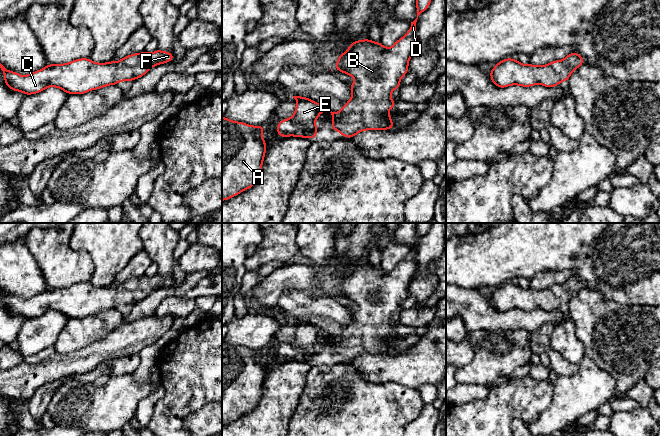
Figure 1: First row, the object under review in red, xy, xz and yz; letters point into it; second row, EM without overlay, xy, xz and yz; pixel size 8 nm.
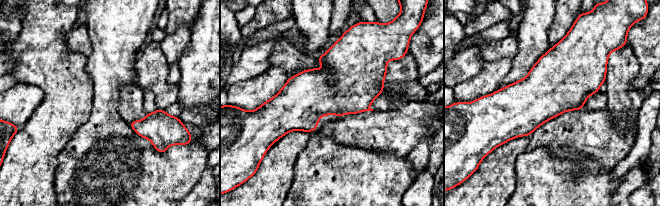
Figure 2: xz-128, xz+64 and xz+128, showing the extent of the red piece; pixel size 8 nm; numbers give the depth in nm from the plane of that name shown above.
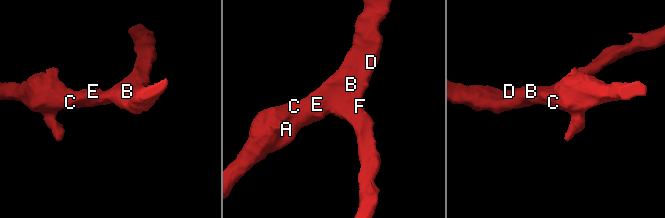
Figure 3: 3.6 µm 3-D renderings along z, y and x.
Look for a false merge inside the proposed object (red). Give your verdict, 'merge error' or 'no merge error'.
no merge error

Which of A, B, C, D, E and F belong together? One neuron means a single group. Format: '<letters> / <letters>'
A B C D E F

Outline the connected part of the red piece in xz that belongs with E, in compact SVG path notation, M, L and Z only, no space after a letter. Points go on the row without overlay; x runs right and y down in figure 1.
M416 223L416 232L417 232L417 242L411 246L411 251L410 251L410 254L405 258L405 260L403 262L400 262L396 265L396 267L390 271L390 272L385 272L384 269L382 267L376 267L376 266L373 266L371 265L369 262L366 263L366 264L357 264L355 266L352 266L352 268L350 269L350 271L347 273L346 276L344 276L343 278L341 278L339 281L338 281L338 285L335 289L335 293L337 293L338 295L340 296L343 296L343 297L346 297L352 301L354 301L356 303L356 306L354 308L348 308L350 310L350 313L351 313L351 317L352 317L352 321L351 323L341 332L341 334L338 336L338 337L335 337L335 336L332 336L330 335L327 331L323 330L322 328L320 327L316 327L316 326L313 326L311 323L307 322L307 321L301 321L301 320L293 320L293 322L296 324L296 333L295 333L295 337L293 339L292 342L289 342L289 343L282 343L279 348L277 349L276 351L276 354L278 356L278 359L280 361L287 361L287 360L296 360L296 361L304 361L304 362L308 362L308 363L311 363L311 362L316 362L316 357L319 355L319 353L315 350L315 345L316 343L318 342L319 338L321 336L325 336L325 335L329 335L332 339L332 345L330 347L332 347L333 349L331 350L331 353L332 354L337 354L340 356L340 358L342 360L345 360L347 361L348 363L352 362L353 360L355 360L357 357L363 355L363 354L386 354L386 353L391 353L391 352L394 352L395 351L395 348L391 345L391 338L387 338L386 335L387 334L390 334L394 331L396 331L396 327L390 322L390 317L397 313L397 312L400 312L400 303L407 298L407 296L409 295L408 294L408 286L410 284L410 282L412 281L415 273L416 273L416 269L417 269L417 263L416 263L416 246L417 246L417 243L418 243L418 240L423 237L427 231L430 229L432 223Z

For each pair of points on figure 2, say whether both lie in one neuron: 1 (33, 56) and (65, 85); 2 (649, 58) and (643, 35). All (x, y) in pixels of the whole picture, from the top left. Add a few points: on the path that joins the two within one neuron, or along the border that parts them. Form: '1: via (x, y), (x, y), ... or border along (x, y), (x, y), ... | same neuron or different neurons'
1: via (41, 61), (57, 77) | same neuron
2: via (649, 52), (649, 41) | same neuron

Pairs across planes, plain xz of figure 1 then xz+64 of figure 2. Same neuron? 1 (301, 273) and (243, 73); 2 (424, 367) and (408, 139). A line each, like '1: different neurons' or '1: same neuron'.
1: same neuron
2: same neuron

